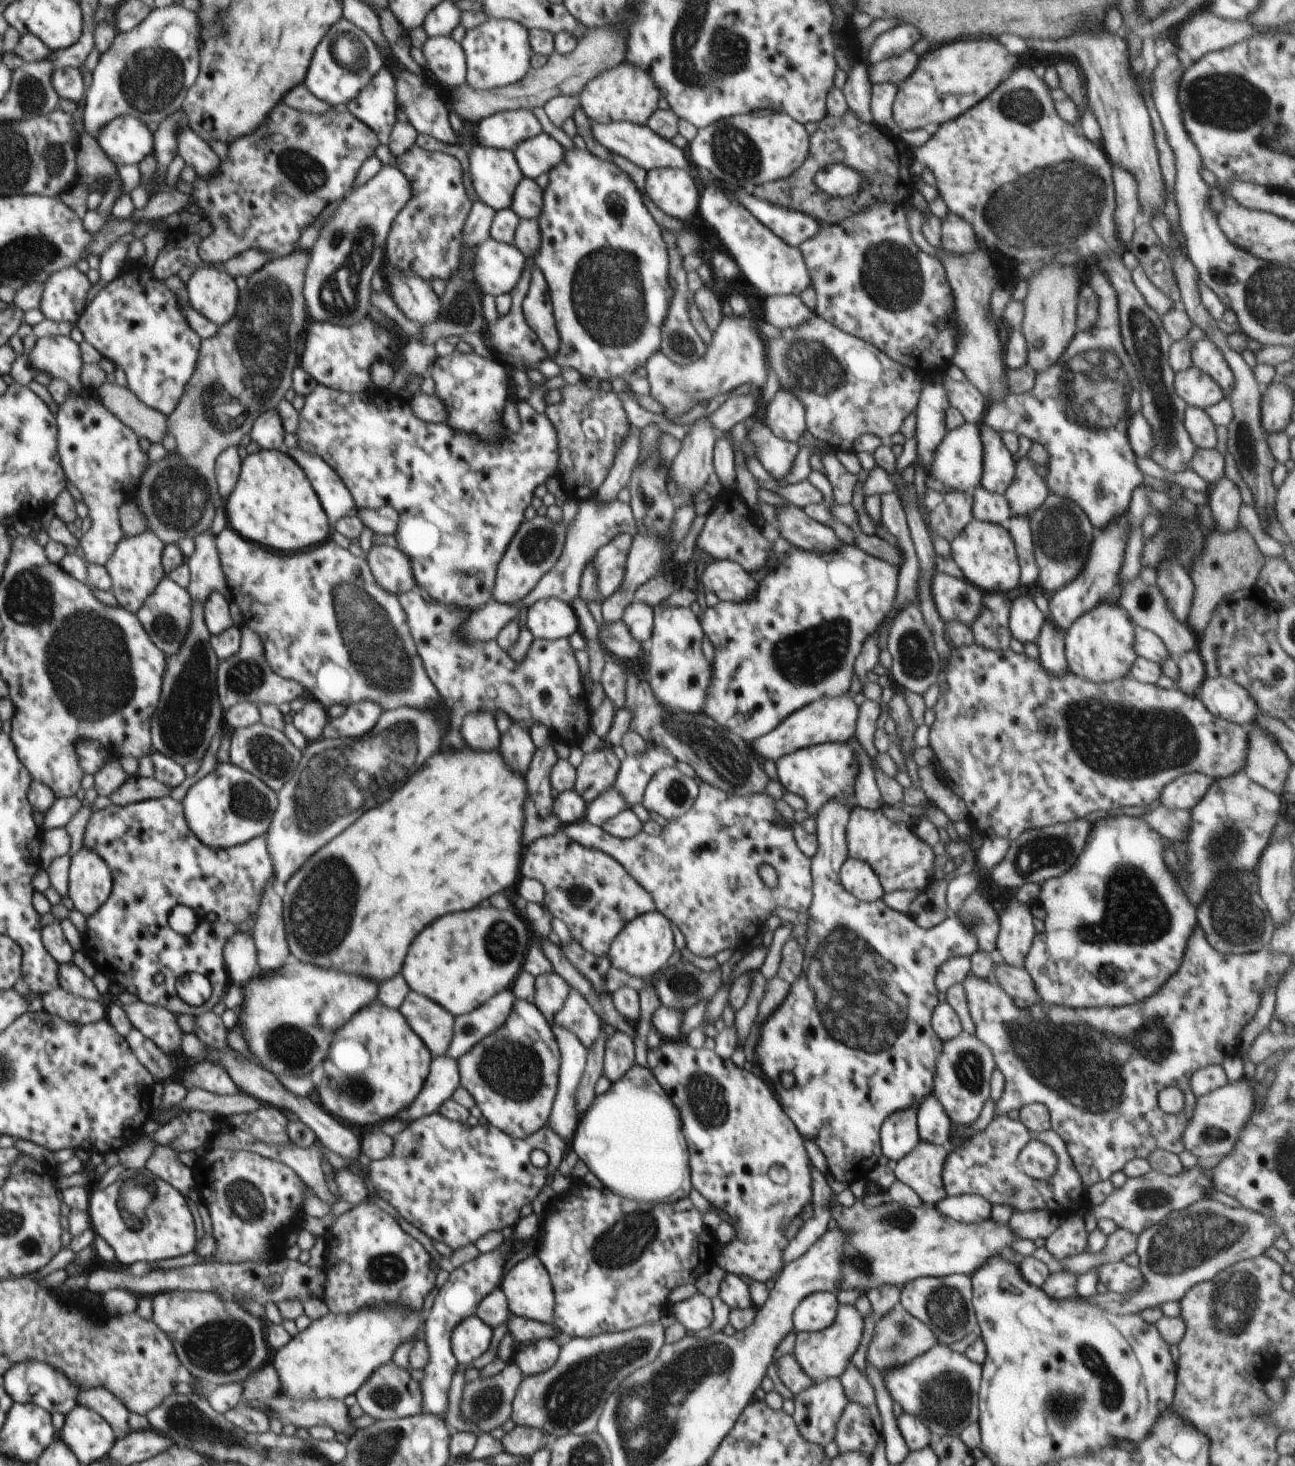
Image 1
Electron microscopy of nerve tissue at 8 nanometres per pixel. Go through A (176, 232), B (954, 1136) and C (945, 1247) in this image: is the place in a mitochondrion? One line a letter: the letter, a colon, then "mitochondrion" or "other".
A: other
B: other
C: other

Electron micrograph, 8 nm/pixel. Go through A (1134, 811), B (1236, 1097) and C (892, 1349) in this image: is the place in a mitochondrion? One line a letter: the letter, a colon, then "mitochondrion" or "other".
A: other
B: other
C: mitochondrion

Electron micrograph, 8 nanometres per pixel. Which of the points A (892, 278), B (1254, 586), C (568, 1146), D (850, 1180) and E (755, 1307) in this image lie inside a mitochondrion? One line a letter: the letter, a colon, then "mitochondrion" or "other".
A: mitochondrion
B: other
C: other
D: other
E: other

